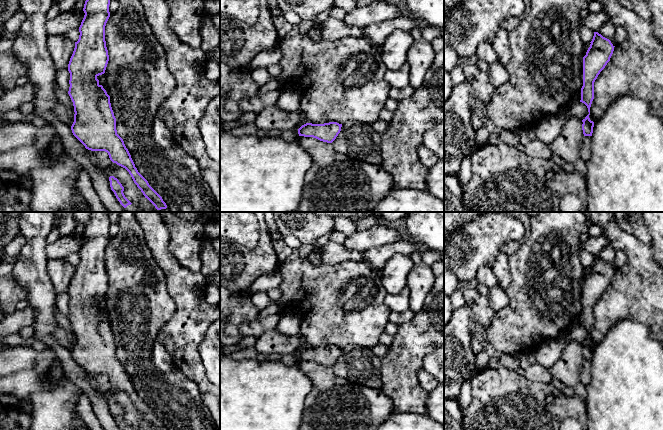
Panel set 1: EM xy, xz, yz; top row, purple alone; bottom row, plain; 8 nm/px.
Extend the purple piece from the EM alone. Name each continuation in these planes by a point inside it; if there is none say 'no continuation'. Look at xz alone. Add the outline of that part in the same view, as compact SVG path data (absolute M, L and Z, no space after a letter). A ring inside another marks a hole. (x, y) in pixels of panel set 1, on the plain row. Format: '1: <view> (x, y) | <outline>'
no continuation

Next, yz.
no continuation

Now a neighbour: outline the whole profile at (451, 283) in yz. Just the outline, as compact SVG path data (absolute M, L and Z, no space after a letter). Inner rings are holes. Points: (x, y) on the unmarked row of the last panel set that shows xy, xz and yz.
M444 233L444 295L450 296L459 286L455 274L450 270L450 261L446 250L450 244L450 237Z

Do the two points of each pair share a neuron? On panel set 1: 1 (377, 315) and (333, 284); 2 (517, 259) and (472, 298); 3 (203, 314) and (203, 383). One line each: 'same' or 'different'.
1: same
2: different
3: same

